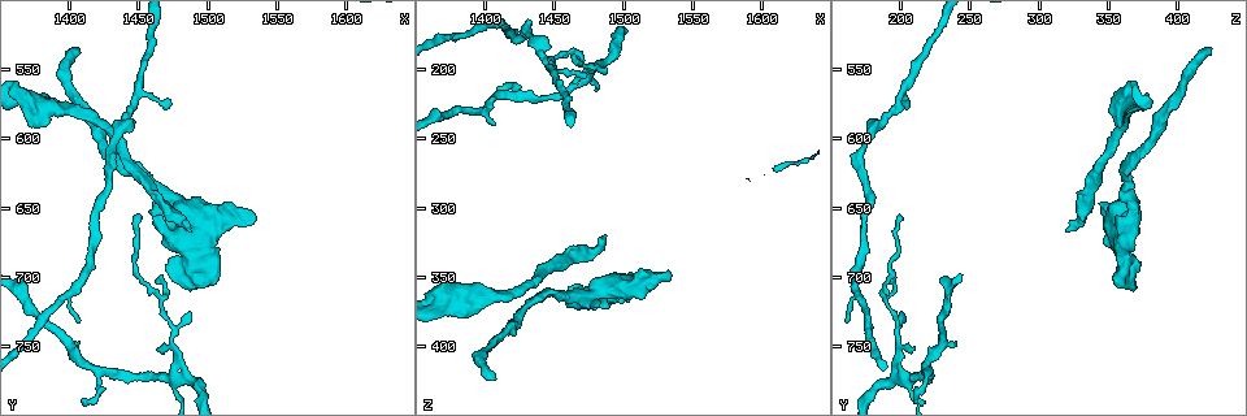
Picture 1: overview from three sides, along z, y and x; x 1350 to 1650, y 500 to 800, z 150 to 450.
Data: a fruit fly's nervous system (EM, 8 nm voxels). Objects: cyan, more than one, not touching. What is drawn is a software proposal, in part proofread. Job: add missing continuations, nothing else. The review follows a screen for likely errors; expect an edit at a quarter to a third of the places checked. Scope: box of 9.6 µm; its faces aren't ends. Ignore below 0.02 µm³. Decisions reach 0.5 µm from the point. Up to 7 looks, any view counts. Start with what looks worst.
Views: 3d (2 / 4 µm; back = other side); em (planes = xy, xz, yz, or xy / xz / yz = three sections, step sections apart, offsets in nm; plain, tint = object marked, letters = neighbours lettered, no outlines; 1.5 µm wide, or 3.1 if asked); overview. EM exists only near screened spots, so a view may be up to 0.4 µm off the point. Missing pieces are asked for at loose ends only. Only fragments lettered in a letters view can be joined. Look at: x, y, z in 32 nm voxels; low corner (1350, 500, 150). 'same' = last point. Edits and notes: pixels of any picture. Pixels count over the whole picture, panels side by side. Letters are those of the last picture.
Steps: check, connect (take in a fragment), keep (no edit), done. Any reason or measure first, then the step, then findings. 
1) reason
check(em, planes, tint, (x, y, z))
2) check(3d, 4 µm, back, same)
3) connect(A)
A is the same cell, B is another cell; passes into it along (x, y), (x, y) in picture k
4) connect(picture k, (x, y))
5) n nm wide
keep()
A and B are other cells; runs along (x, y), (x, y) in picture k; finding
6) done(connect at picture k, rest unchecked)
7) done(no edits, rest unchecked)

long arm stops here
check(em, xy, step 4, letters, (1486, 666, 320))

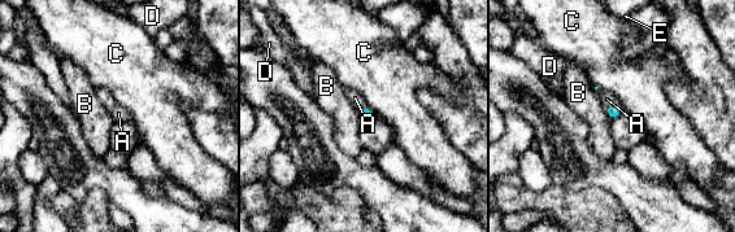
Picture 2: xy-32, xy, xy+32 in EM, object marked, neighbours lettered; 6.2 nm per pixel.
another direction
check(em, xz, step 4, letters, same)

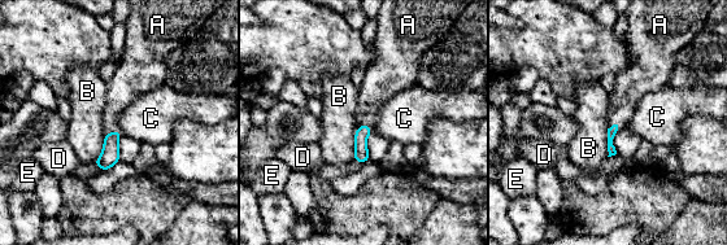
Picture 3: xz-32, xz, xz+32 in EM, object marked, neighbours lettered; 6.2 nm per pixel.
connect(A)
A is the same cell, B, C, D and E are other cells; passes into it along (614, 127), (616, 122), (630, 86) in picture 3; it goes on there

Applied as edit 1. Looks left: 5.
an open end
check(3d, 4 µm, (1454, 656, 202))

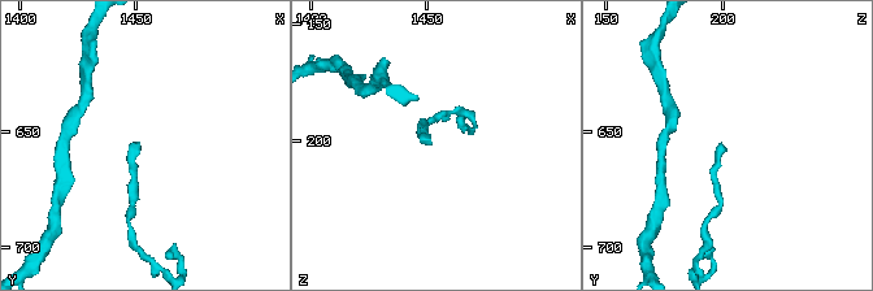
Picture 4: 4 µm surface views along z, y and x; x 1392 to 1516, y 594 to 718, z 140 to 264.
need the tissue
check(em, planes, letters, (1452, 656, 201))

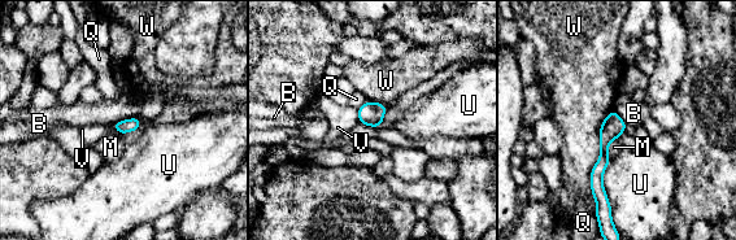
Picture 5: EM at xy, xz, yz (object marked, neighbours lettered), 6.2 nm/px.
connect(M)
M is the same cell, B, Q, U, V and W are other cells; the neuron continues

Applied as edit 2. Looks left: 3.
done(connect at picture 3, connect at picture 5, rest unchecked)

